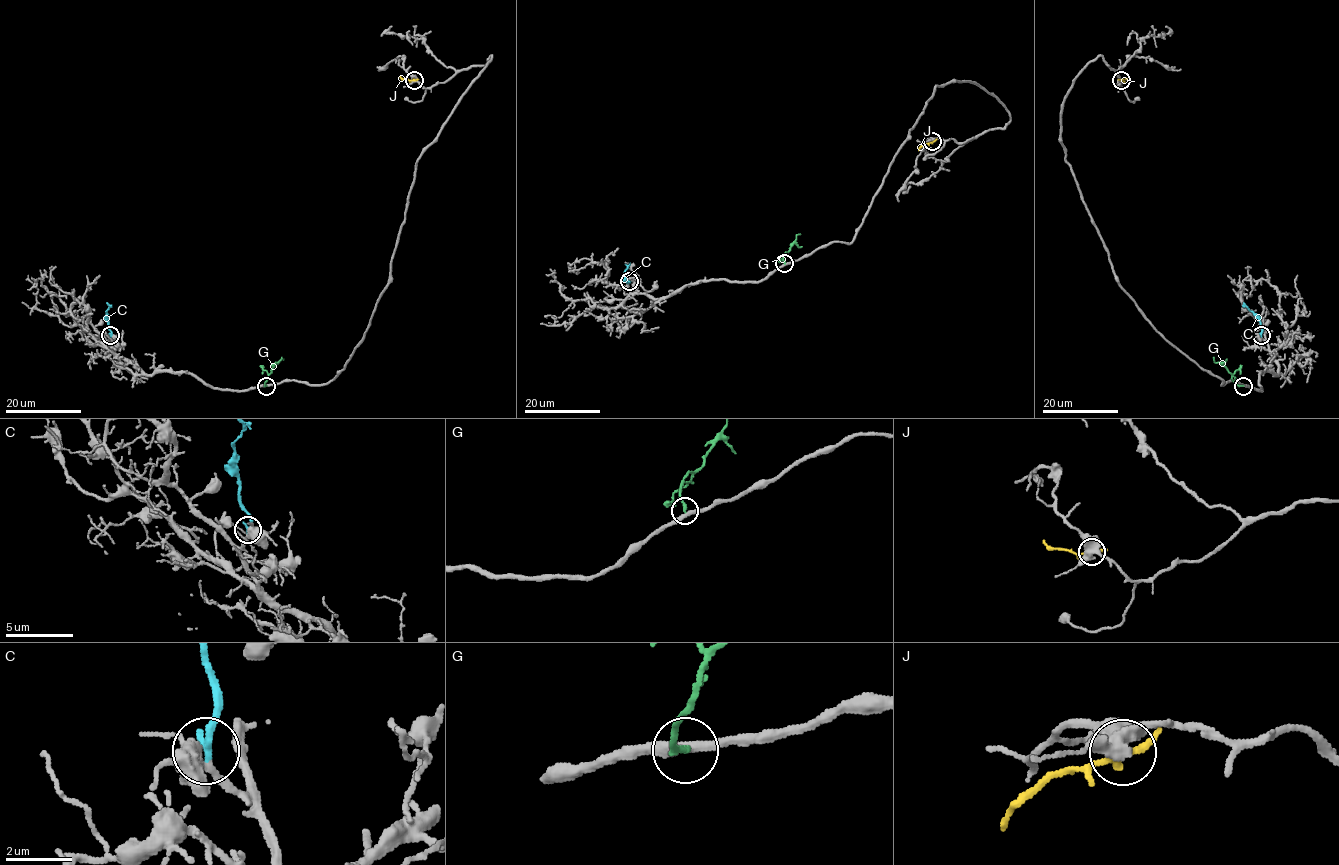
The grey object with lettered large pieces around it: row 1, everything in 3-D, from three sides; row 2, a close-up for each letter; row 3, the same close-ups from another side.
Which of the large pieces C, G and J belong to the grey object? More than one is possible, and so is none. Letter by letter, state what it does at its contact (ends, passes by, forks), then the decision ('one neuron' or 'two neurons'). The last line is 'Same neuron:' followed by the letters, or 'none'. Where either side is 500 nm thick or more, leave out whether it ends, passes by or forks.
C: it ends | one neuron
G: it ends | two neurons
J: it passes by | two neurons
Same neuron: C

